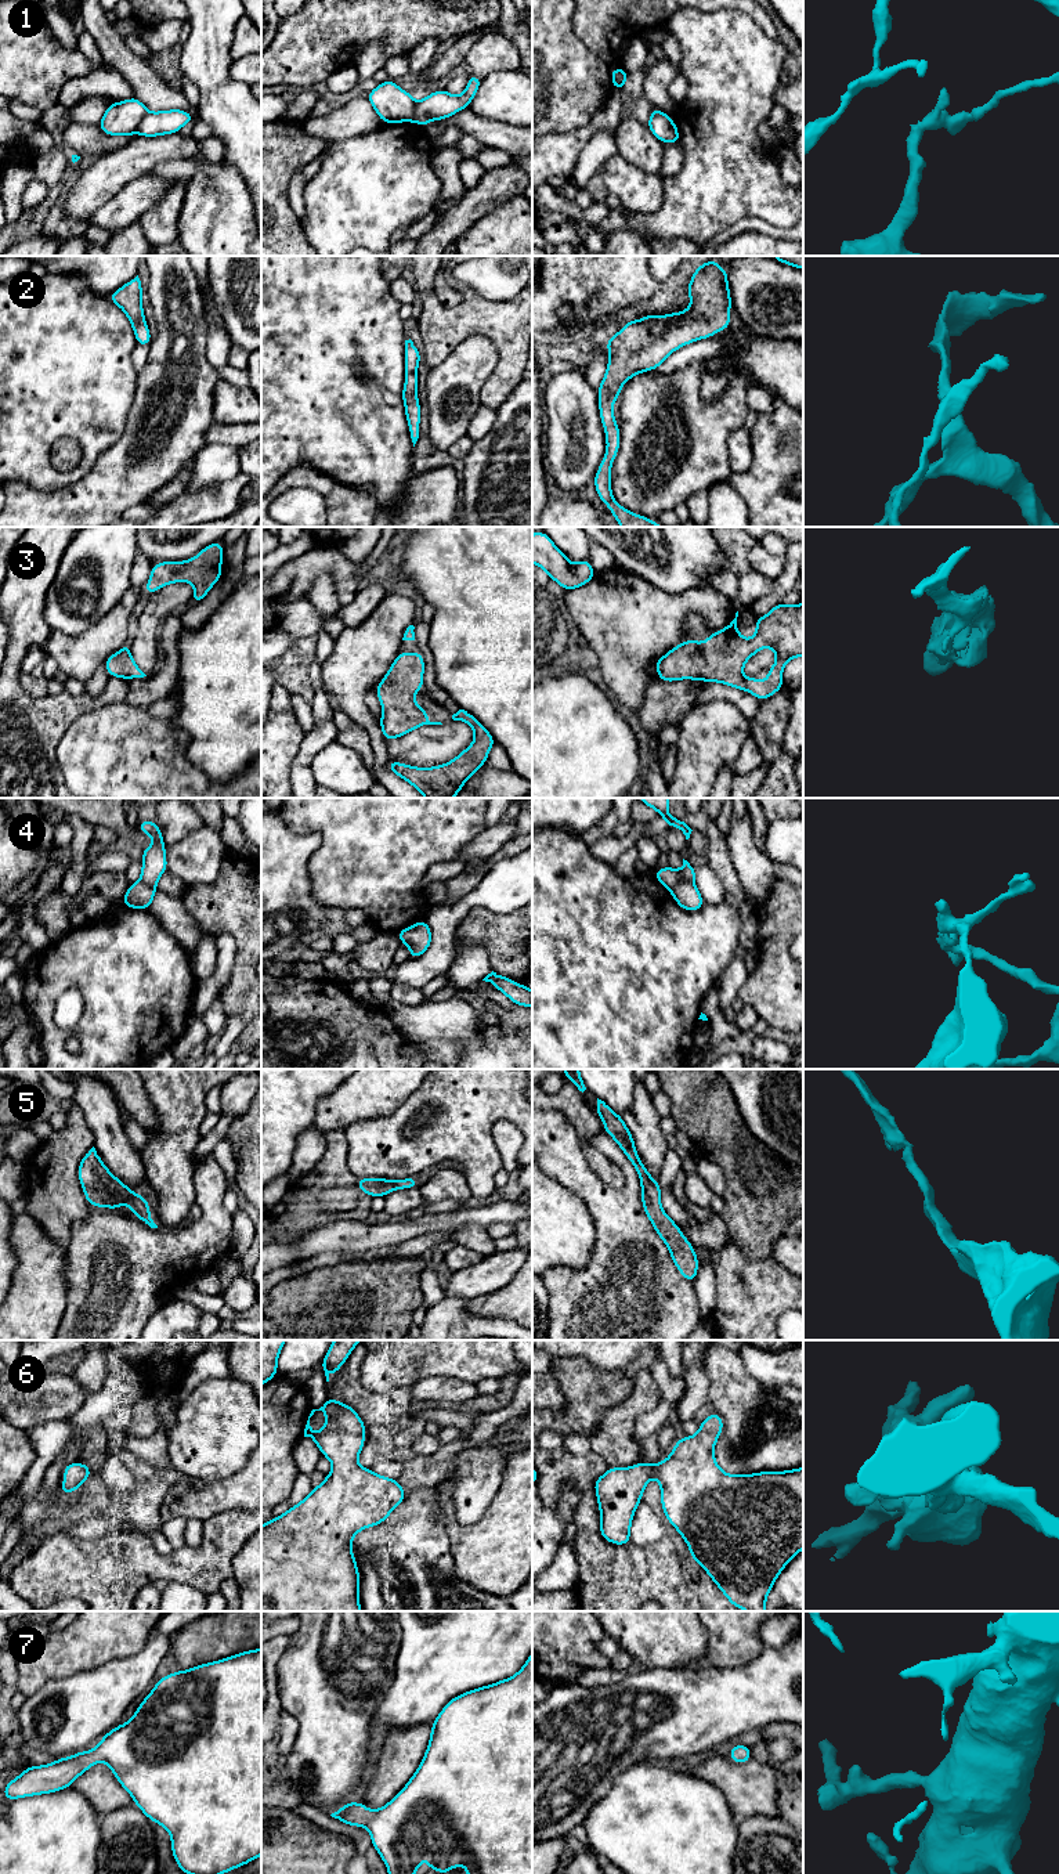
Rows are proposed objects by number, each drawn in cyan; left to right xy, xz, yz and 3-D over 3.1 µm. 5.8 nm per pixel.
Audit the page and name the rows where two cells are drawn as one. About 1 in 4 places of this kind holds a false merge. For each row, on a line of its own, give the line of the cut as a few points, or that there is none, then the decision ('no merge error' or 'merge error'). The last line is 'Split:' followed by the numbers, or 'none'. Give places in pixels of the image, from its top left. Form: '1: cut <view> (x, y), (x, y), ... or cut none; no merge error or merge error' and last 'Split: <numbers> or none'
1: cut xy (147, 111), (134, 132); merge error
2: cut none; no merge error
3: cut none; no merge error
4: cut yz (693, 881), (679, 881), (671, 891); merge error
5: cut none; no merge error
6: cut none; no merge error
7: cut none; no merge error
Split: 1, 4

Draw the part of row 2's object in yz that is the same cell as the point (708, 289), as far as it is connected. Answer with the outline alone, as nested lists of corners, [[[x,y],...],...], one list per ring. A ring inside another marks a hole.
[[[716,260],[702,263],[694,271],[687,293],[691,304],[683,313],[629,319],[606,342],[610,362],[597,396],[607,448],[593,483],[621,527],[664,527],[626,510],[611,492],[611,465],[621,443],[612,404],[621,396],[621,386],[637,373],[657,369],[675,350],[730,326],[731,297],[726,267],[722,270]]]

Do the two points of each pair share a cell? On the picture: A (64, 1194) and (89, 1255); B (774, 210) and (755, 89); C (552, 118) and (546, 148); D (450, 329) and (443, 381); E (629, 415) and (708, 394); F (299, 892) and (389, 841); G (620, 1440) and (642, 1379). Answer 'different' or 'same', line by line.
A: different
B: same
C: different
D: different
E: different
F: different
G: same

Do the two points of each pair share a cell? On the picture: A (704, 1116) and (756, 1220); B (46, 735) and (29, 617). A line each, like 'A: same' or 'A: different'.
A: same
B: same

